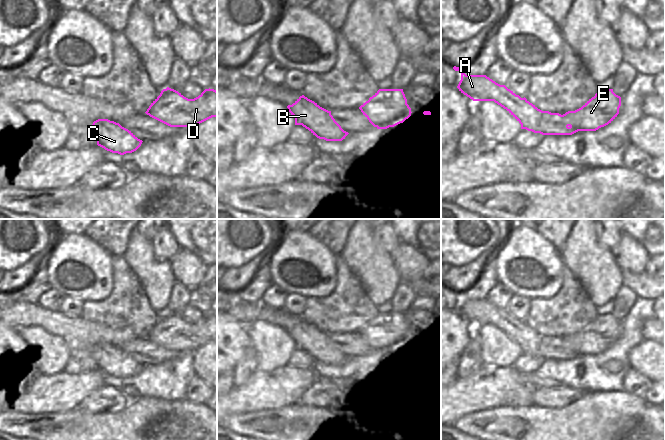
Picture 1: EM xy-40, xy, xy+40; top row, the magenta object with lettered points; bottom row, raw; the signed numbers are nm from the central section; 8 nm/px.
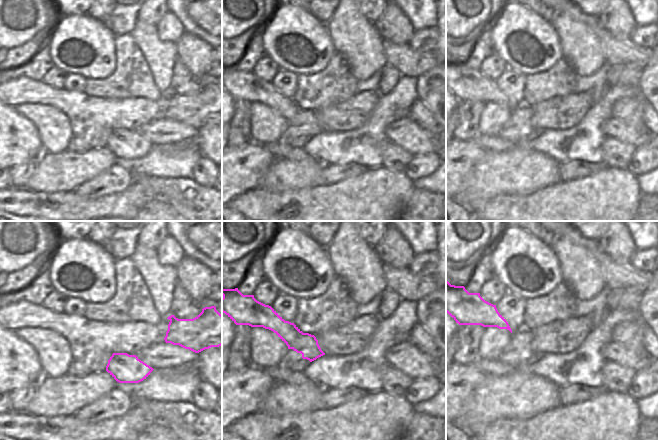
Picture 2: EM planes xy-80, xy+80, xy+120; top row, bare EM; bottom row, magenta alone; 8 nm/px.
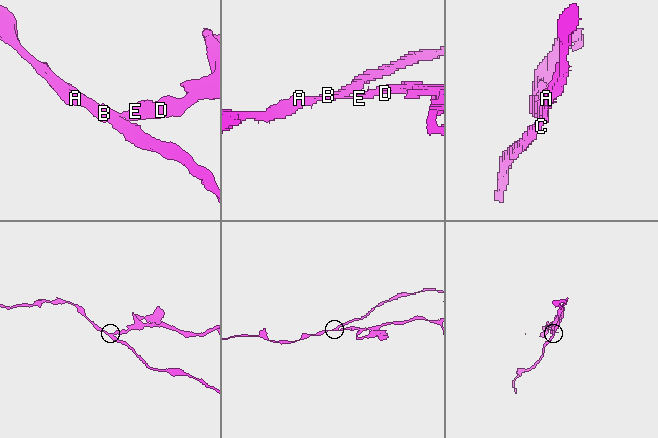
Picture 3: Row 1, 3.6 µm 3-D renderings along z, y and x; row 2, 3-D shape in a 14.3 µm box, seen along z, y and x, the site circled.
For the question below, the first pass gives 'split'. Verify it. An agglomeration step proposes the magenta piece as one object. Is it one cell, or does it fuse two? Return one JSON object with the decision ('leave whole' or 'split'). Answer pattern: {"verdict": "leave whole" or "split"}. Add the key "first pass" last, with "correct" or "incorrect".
{"verdict": "split", "first pass": "correct"}

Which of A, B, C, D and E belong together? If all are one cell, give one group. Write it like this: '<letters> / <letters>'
A B C / D E

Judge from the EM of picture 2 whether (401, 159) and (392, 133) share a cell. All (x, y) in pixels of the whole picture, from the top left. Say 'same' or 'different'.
different

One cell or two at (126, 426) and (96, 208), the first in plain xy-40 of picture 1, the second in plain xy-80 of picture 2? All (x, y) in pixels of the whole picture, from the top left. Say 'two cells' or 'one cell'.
one cell

